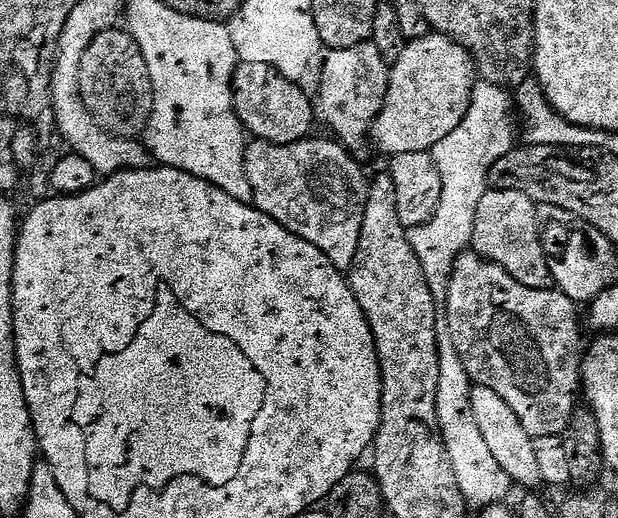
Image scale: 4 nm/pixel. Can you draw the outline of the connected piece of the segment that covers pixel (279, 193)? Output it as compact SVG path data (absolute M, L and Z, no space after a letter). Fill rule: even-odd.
M339 139L300 140L290 142L284 148L272 148L272 152L255 152L248 164L250 178L256 200L260 200L257 210L265 212L274 222L278 222L288 232L310 242L328 261L341 270L352 267L352 259L360 245L360 231L364 221L364 208L368 204L369 181L364 181L360 164L347 152Z

